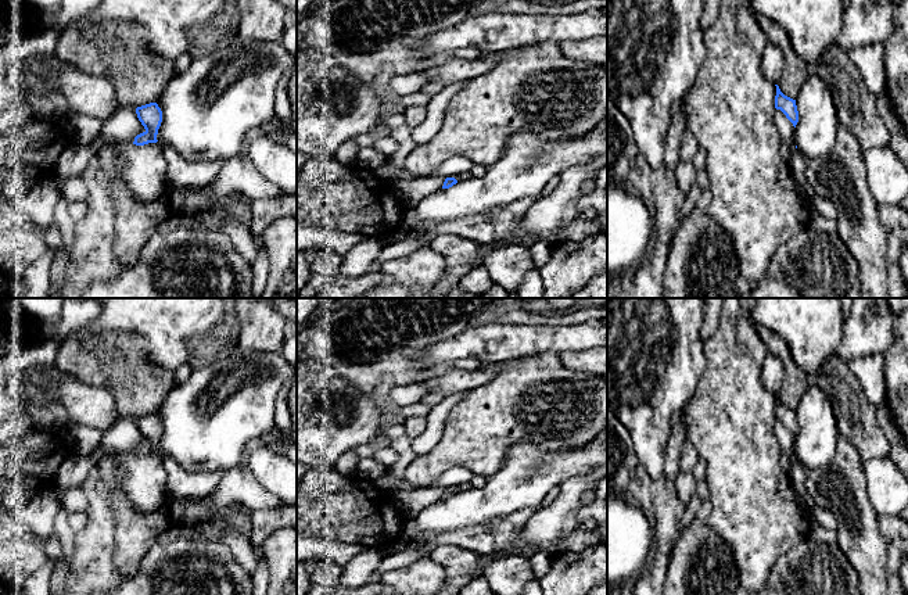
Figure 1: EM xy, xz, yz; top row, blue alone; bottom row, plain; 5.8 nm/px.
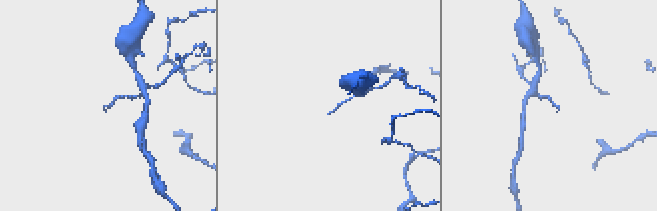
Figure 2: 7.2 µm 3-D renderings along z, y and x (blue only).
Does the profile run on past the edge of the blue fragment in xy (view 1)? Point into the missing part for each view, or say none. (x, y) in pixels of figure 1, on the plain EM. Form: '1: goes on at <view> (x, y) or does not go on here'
1: goes on at xy (143, 479)

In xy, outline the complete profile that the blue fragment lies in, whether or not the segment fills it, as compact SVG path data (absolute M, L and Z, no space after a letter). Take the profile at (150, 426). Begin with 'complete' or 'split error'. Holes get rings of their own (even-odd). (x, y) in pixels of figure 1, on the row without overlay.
split error; M150 413L137 417L136 424L146 441L137 445L132 455L107 451L98 458L96 467L103 458L114 458L123 469L121 485L132 506L140 512L151 512L158 509L166 497L166 472L157 455L162 422L157 413Z

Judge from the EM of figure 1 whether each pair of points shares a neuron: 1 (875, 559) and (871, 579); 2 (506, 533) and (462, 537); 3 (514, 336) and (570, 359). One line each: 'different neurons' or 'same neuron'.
1: same neuron
2: same neuron
3: different neurons

